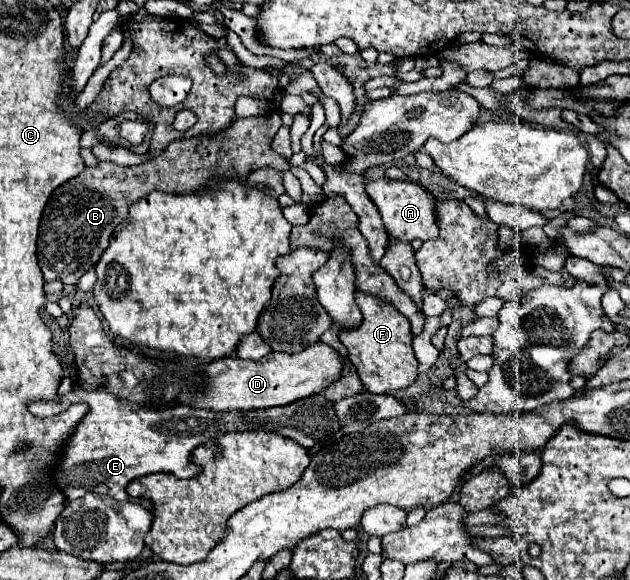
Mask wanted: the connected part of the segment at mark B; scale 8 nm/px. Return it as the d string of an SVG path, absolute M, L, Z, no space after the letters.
M278 110L238 118L234 126L216 136L202 134L188 140L174 140L160 156L146 164L122 168L112 162L100 162L94 168L86 168L80 176L64 182L50 196L40 222L38 264L44 272L44 280L76 284L80 276L100 260L102 252L108 248L114 228L126 218L128 208L154 190L166 194L190 194L208 186L212 178L246 180L250 172L260 168L290 170L290 162L270 146L280 124Z

